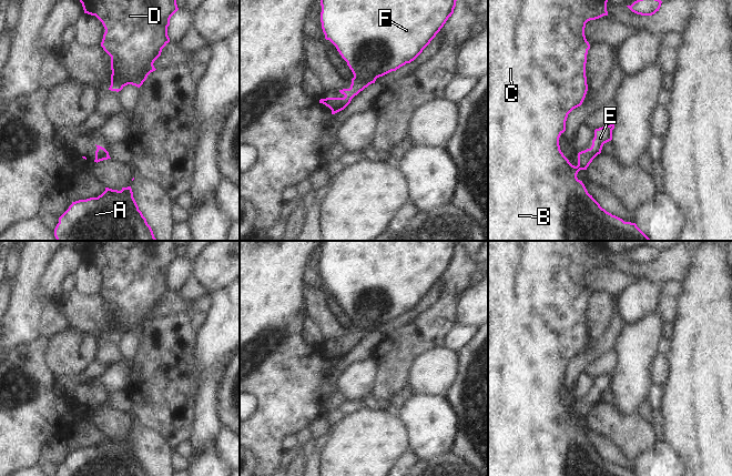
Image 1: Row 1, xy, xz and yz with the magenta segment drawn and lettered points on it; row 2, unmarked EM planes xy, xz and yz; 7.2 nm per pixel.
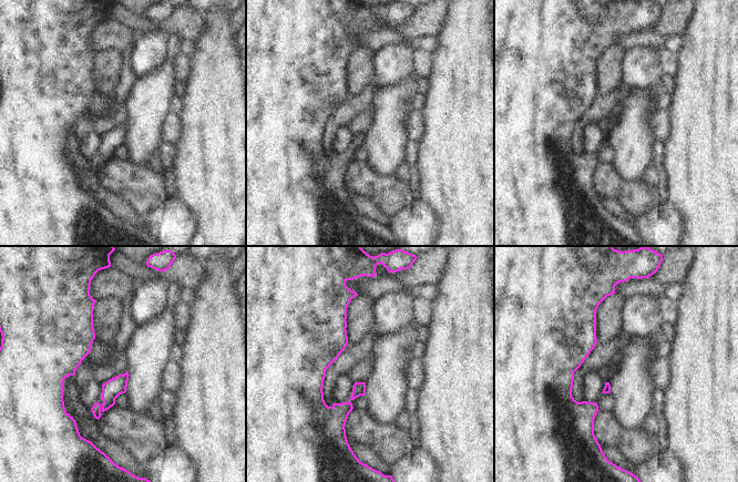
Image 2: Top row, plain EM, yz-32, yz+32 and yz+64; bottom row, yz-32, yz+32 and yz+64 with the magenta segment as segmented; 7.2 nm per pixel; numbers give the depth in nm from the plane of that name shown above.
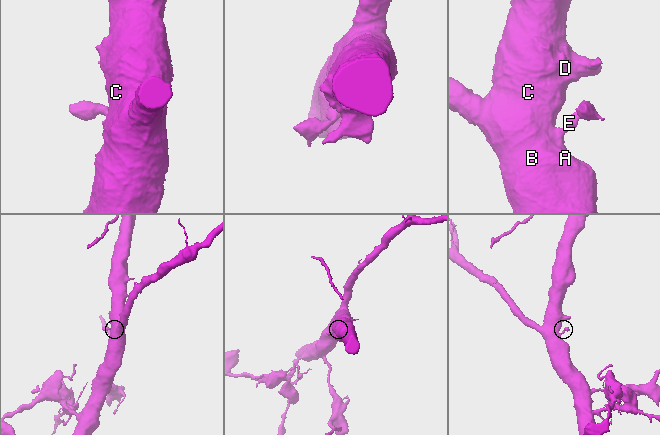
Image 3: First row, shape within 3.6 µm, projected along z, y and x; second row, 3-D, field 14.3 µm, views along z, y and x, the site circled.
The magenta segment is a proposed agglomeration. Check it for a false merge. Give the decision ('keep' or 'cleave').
keep

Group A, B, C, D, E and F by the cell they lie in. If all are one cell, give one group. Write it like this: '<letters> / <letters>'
A B C D E F

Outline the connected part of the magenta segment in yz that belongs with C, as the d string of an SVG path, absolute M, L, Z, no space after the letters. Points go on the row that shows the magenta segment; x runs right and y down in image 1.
M488 0L488 241L651 241L636 223L624 222L622 219L612 215L600 206L600 204L590 195L582 183L577 178L580 170L587 170L592 160L601 153L604 143L612 140L612 130L614 123L604 125L594 130L594 138L590 149L578 153L578 165L572 165L569 160L563 155L559 145L559 138L566 131L566 121L568 114L576 108L580 107L586 98L588 91L587 77L586 77L586 63L587 54L590 49L590 44L584 36L586 23L590 20L599 19L603 16L608 16L607 11L608 0Z

